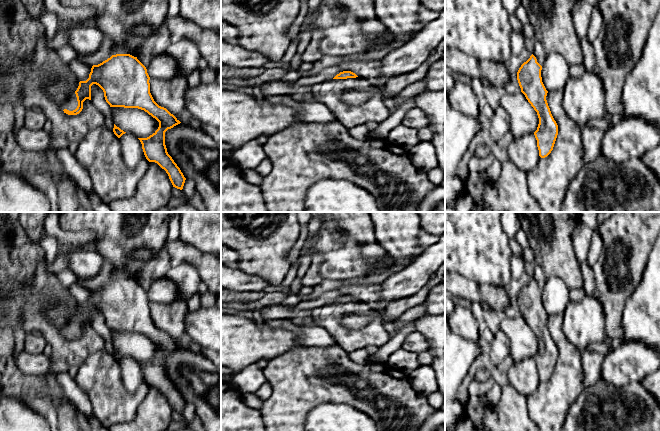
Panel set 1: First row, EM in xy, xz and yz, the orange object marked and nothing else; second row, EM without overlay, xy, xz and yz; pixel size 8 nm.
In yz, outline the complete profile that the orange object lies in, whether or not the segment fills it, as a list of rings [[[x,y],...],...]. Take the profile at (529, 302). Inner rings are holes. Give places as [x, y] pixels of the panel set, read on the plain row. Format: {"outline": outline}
{"outline": [[[516,212],[516,214],[521,223],[521,228],[527,235],[529,247],[534,253],[533,263],[535,265],[533,278],[519,292],[517,304],[521,316],[537,336],[539,348],[534,359],[537,364],[539,380],[545,382],[553,374],[558,359],[558,349],[546,324],[548,315],[542,306],[542,289],[546,281],[554,276],[563,280],[570,291],[583,288],[584,280],[581,266],[573,247],[573,233],[580,220],[576,212]]]}

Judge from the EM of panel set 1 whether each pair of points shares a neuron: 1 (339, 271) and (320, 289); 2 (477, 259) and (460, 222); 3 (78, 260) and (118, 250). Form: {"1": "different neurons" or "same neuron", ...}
{"1": "different neurons", "2": "same neuron", "3": "different neurons"}

